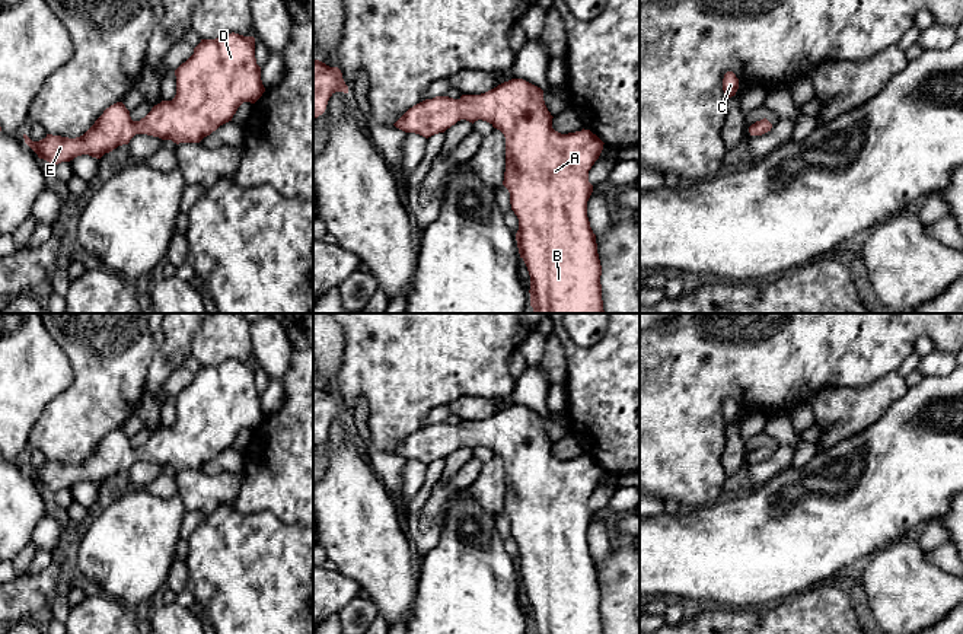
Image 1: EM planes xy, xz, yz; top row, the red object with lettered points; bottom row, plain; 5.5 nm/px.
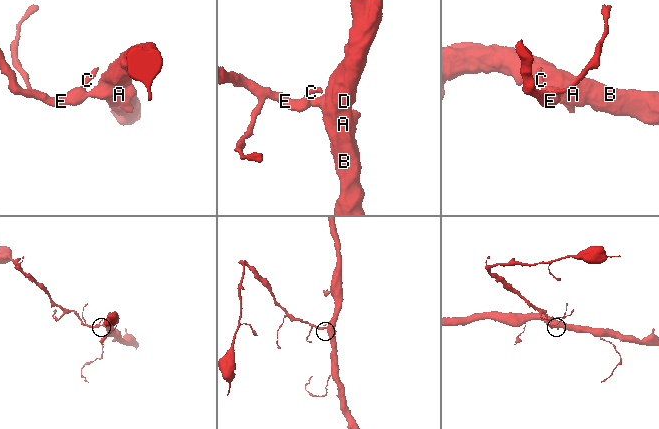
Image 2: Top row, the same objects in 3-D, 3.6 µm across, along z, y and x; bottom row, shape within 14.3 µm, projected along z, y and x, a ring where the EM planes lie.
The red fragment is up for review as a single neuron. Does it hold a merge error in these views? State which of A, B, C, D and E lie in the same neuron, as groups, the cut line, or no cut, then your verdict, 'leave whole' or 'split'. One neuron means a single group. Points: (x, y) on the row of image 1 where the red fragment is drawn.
A B C D E; no cut; leave whole

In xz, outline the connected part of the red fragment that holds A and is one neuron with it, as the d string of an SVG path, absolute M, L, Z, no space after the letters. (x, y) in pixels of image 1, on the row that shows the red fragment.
M511 79L481 95L425 99L409 108L393 125L425 138L444 133L460 120L472 124L482 120L500 130L506 137L503 185L510 192L511 210L519 219L516 240L530 275L533 313L605 313L602 265L587 217L587 201L593 192L589 171L605 143L584 128L561 134L552 128L552 118L541 87Z

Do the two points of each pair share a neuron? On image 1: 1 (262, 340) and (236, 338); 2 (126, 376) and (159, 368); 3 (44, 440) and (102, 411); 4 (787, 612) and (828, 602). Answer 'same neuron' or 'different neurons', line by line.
1: different neurons
2: different neurons
3: same neuron
4: same neuron

